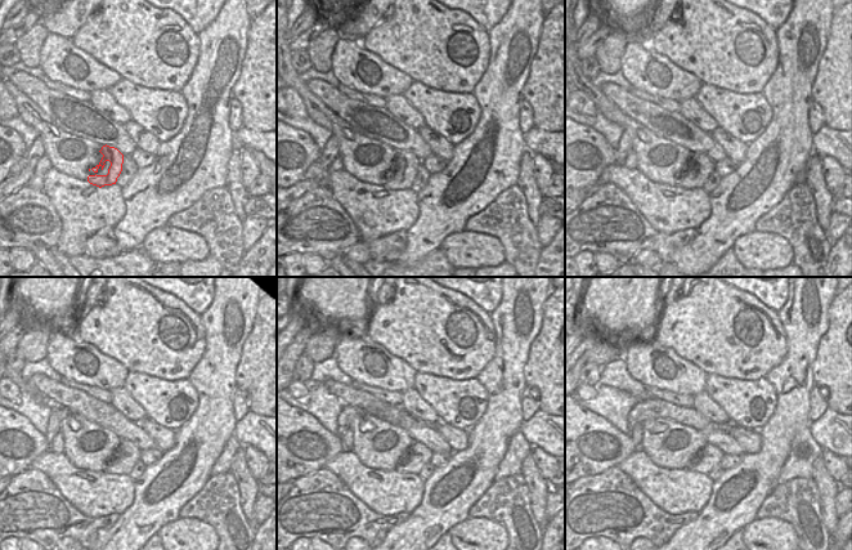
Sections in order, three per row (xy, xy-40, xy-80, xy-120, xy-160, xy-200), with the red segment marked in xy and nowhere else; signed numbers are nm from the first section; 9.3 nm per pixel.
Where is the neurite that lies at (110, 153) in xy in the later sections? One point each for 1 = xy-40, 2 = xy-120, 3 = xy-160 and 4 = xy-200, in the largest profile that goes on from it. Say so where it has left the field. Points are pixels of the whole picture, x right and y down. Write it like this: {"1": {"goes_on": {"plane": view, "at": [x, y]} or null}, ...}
{"1": {"goes_on": {"plane": "xy-40", "at": [406, 173]}}, "2": {"goes_on": {"plane": "xy-120", "at": [128, 454]}}, "3": {"goes_on": {"plane": "xy-160", "at": [418, 455]}}, "4": {"goes_on": {"plane": "xy-200", "at": [711, 456]}}}

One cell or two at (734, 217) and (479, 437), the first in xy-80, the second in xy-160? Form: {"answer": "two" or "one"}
{"answer": "one"}

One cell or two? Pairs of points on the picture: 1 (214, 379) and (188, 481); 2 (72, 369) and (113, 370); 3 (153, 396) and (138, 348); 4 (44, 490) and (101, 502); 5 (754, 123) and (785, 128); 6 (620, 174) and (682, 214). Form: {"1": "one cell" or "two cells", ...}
{"1": "one cell", "2": "one cell", "3": "two cells", "4": "two cells", "5": "two cells", "6": "one cell"}

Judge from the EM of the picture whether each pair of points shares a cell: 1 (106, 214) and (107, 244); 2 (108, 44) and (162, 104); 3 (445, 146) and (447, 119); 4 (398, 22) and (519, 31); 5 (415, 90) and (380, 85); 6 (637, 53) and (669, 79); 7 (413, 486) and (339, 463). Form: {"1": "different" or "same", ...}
{"1": "different", "2": "different", "3": "different", "4": "different", "5": "different", "6": "same", "7": "same"}

